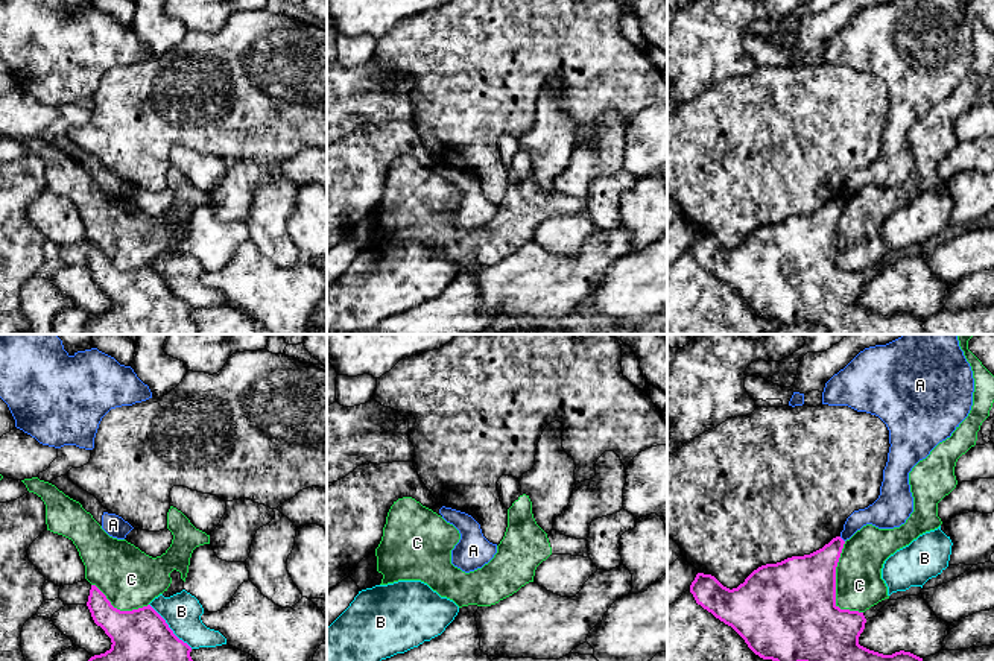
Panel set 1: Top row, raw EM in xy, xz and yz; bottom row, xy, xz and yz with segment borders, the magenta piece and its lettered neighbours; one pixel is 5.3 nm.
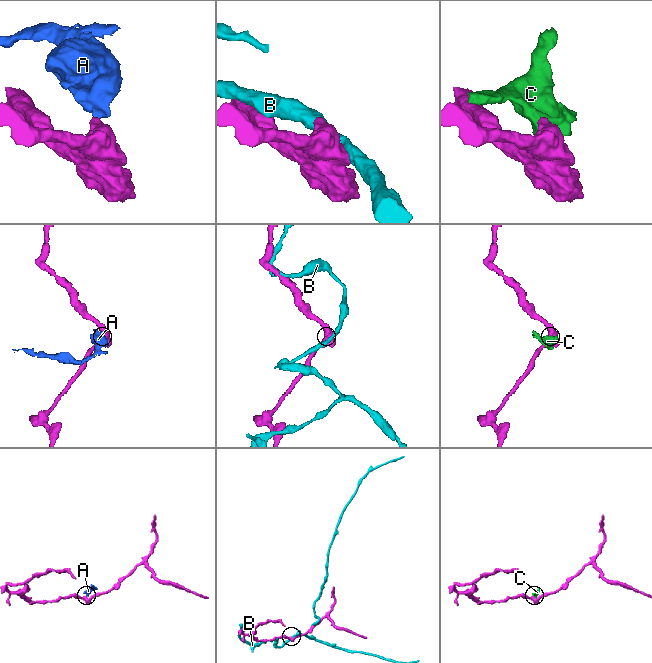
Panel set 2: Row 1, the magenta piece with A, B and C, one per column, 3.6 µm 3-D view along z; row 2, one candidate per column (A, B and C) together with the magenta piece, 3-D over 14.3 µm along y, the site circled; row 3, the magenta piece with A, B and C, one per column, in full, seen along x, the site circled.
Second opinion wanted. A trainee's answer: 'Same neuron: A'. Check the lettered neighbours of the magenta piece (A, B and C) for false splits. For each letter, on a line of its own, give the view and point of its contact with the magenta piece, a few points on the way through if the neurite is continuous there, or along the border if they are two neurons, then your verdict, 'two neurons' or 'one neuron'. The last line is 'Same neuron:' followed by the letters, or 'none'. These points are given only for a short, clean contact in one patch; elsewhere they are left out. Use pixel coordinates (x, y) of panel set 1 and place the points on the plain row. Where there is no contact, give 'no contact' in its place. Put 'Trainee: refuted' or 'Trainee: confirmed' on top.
Trainee: refuted
A: meets magenta in yz at (842, 199); border along yz (839, 196), (844, 201); two neurons
B: meets magenta in xy at (169, 287); two neurons
C: meets magenta in yz at (835, 245); two neurons
Same neuron: none

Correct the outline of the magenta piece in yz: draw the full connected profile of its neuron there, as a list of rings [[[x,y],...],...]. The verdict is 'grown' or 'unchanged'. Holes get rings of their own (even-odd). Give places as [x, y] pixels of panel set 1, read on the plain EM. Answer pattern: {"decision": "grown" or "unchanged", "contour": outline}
{"decision": "unchanged", "contour": [[[836,196],[810,214],[761,225],[733,249],[711,234],[698,232],[690,252],[698,264],[731,286],[755,315],[780,325],[822,324],[828,334],[926,334],[923,318],[910,312],[883,315],[859,304],[866,283],[863,272],[836,264],[836,226],[844,204]]]}

